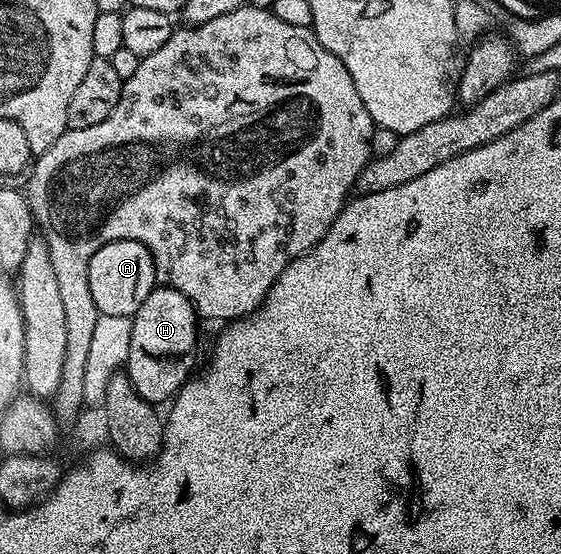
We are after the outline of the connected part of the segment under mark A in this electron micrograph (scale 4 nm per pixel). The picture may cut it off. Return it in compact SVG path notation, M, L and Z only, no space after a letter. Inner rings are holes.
M133 239L131 241L108 241L98 251L94 251L94 259L90 259L88 268L88 282L90 283L90 299L94 299L94 307L101 318L104 317L135 317L138 307L150 295L152 289L157 288L156 268L154 259L150 255L147 244L143 240Z

